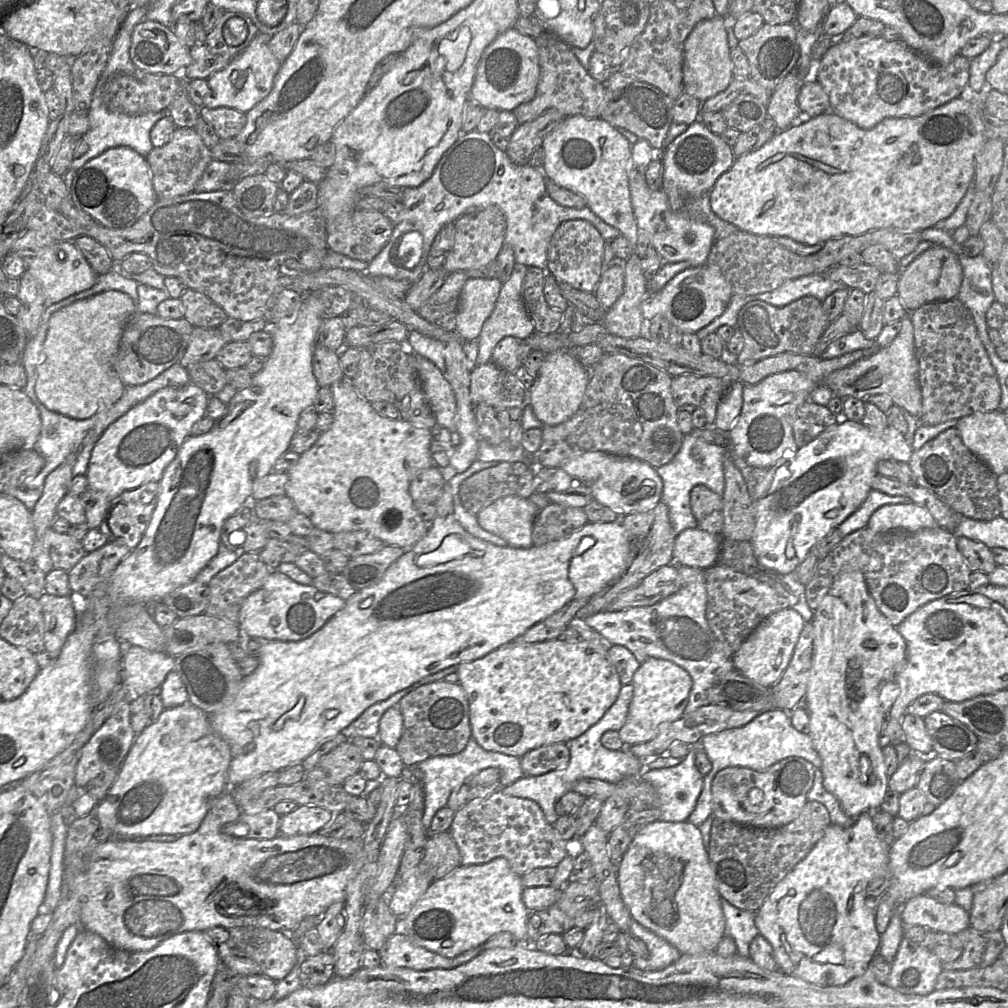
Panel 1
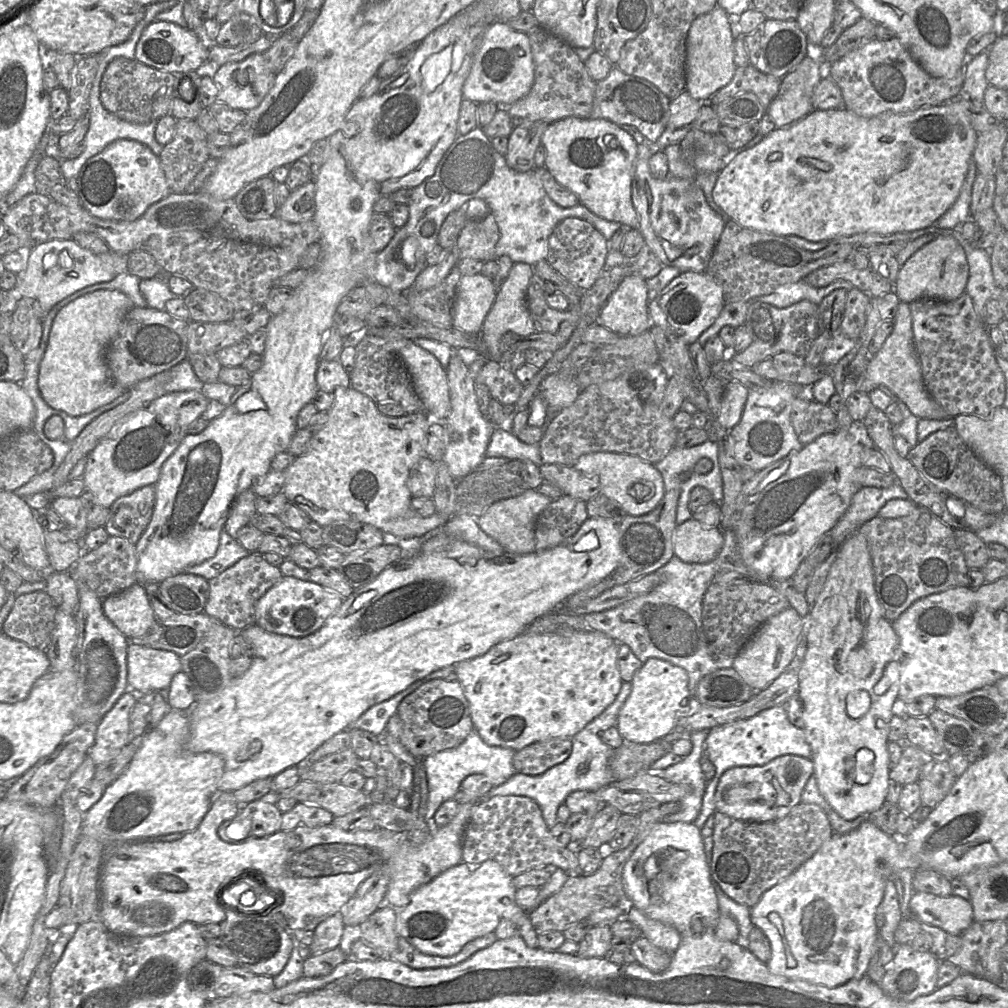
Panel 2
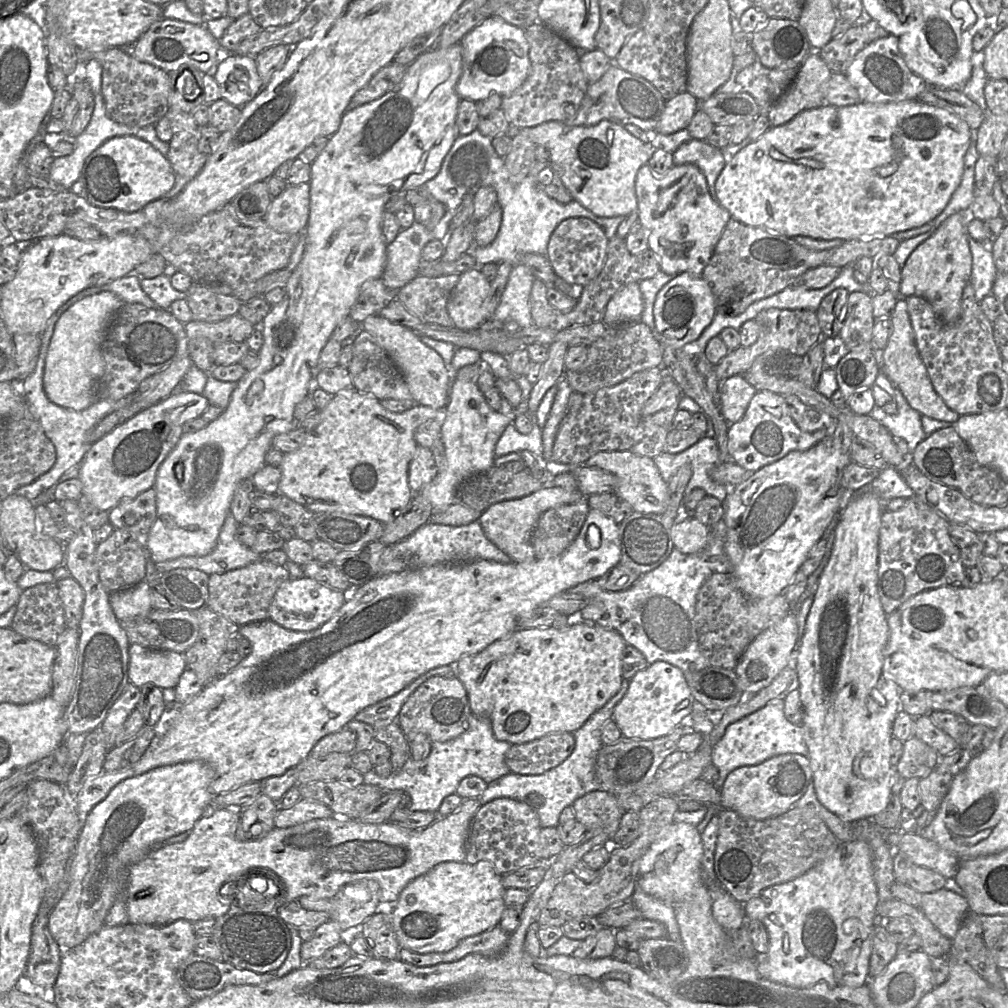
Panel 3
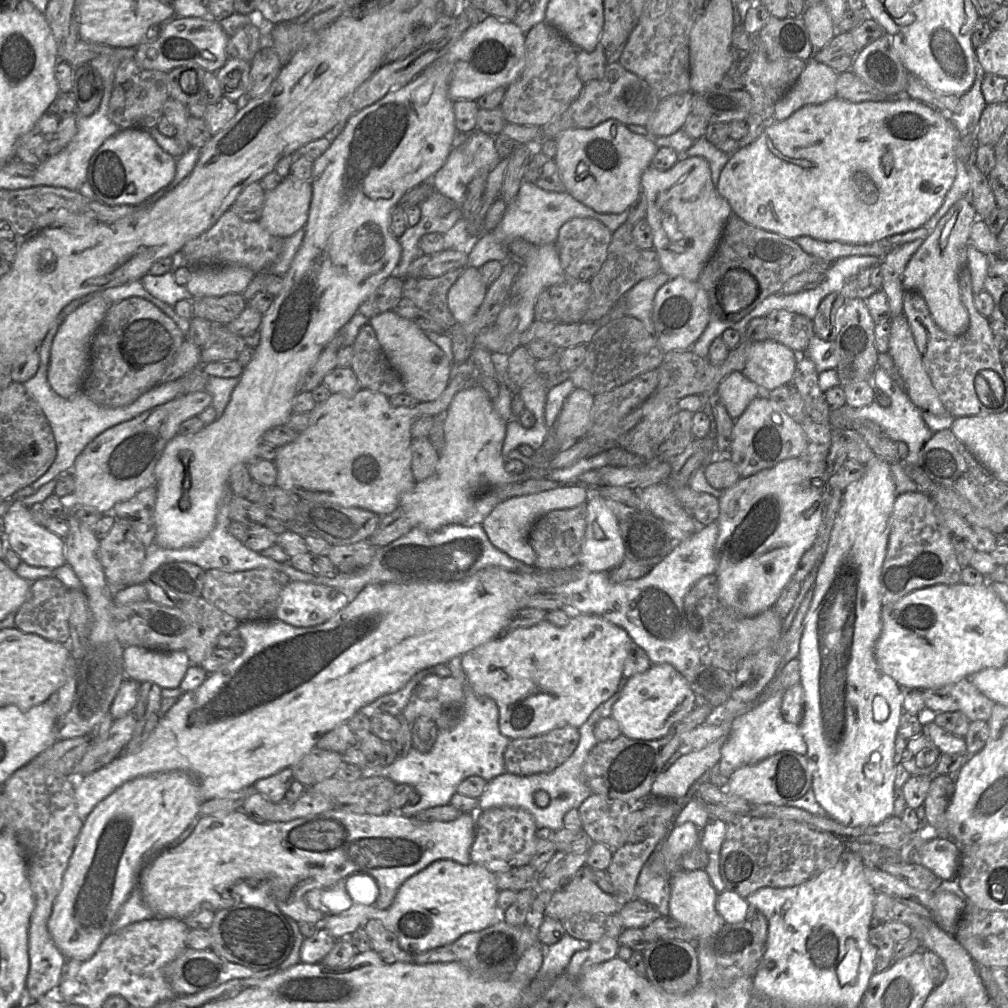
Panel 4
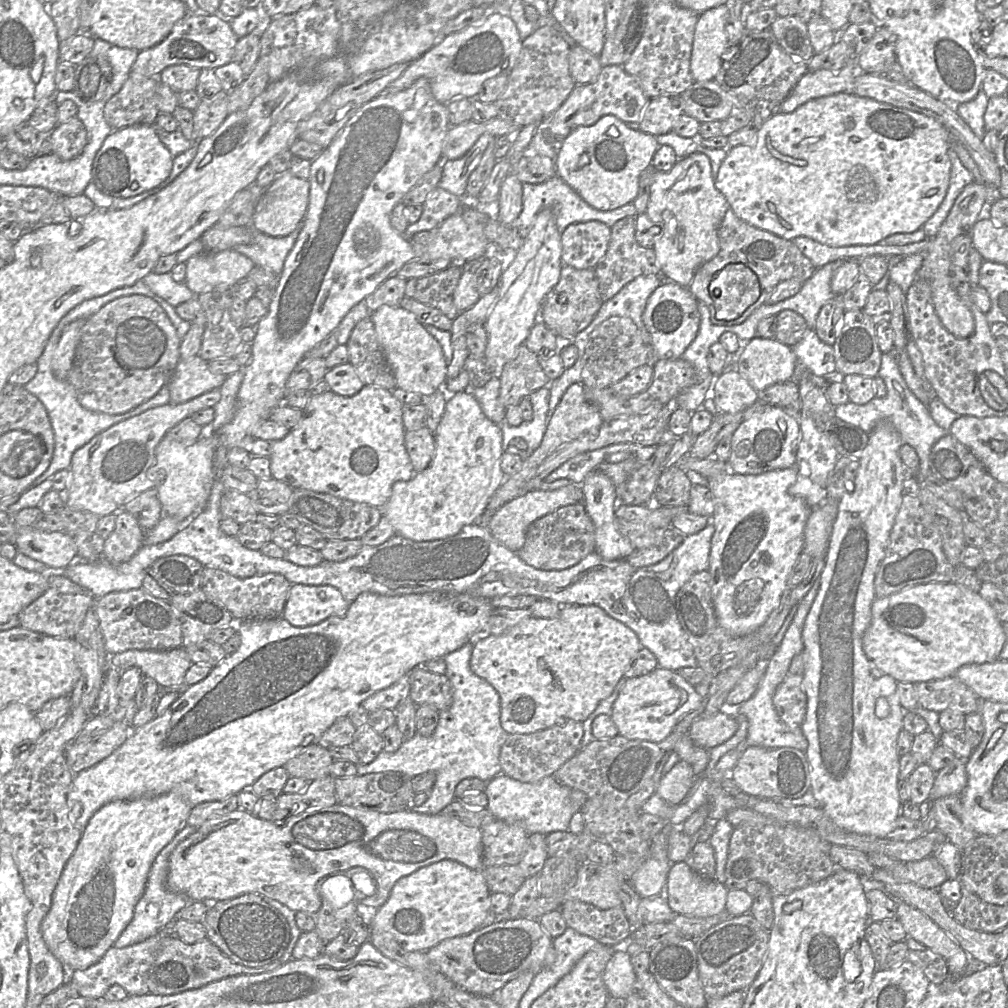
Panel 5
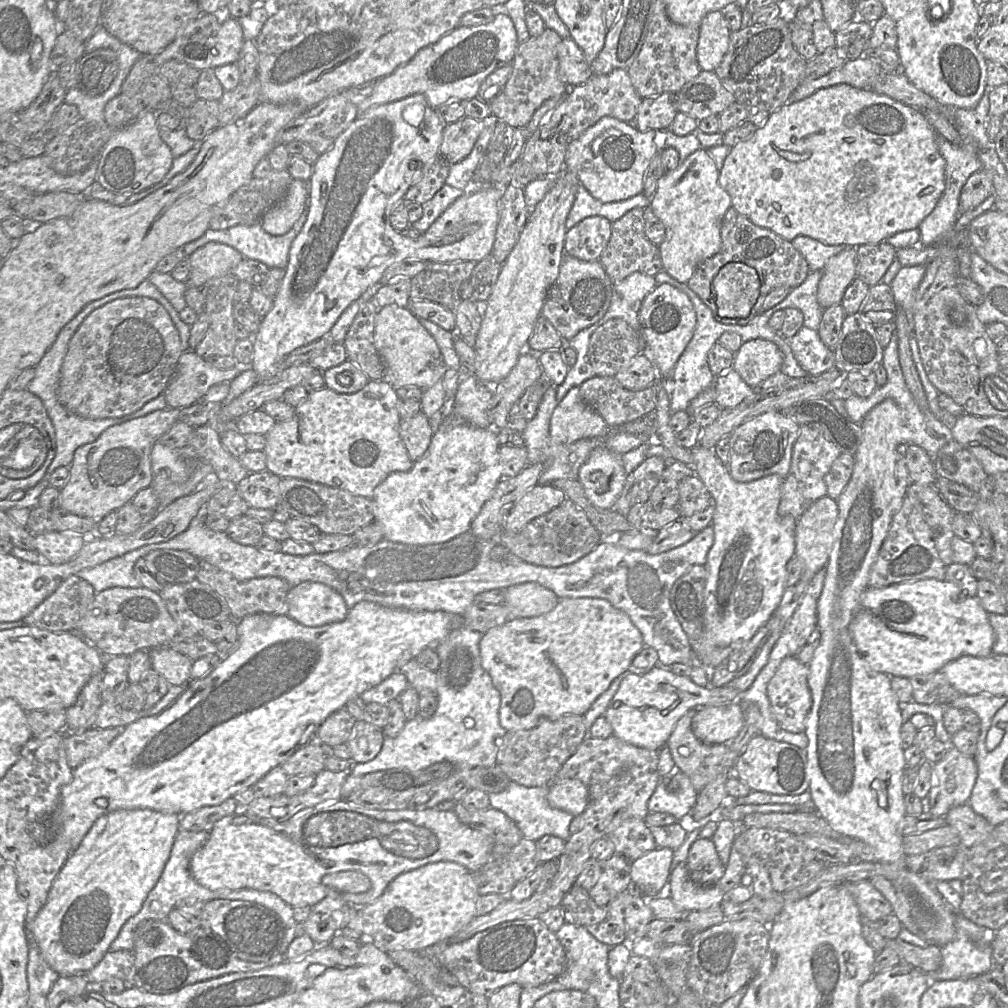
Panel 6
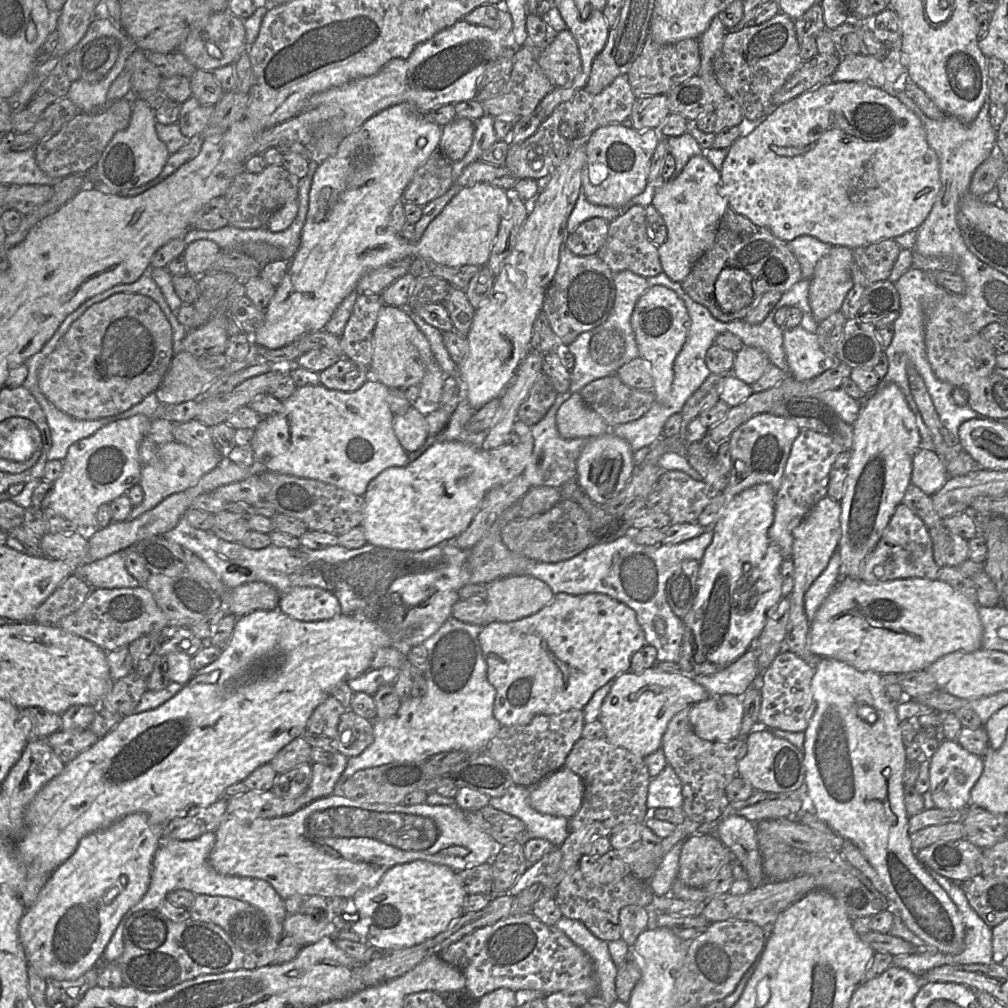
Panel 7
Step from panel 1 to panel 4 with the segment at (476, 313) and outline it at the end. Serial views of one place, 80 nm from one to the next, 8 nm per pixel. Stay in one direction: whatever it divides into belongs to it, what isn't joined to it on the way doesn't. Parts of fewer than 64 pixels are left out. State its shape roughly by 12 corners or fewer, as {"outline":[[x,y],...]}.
{"outline":[[464,268],[447,294],[457,323],[472,319],[487,288],[478,268]]}

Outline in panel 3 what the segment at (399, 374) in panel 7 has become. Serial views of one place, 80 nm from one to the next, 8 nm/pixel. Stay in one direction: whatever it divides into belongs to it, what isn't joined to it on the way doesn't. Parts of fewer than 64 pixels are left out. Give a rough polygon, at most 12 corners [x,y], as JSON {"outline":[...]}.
{"outline":[[379,314],[362,329],[403,374],[416,404],[446,407],[453,374],[410,328]]}

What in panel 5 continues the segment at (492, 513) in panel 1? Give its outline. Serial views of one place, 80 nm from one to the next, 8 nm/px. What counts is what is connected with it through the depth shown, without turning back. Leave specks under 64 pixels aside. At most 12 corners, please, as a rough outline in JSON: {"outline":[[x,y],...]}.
{"outline":[[581,484],[535,489],[498,509],[487,528],[508,549],[523,547],[534,521],[583,502]]}

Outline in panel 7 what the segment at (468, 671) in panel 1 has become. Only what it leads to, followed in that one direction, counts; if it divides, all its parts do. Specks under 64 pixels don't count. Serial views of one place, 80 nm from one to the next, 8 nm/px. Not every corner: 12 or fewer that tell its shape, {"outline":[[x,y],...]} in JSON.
{"outline":[[557,593],[479,642],[494,717],[584,709],[646,645],[636,612]]}

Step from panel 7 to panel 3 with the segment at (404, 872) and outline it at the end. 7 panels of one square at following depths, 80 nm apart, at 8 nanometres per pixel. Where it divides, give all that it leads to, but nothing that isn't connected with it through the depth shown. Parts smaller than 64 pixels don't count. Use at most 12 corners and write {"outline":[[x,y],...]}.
{"outline":[[447,861],[388,909],[400,947],[447,952],[507,908],[489,861]]}

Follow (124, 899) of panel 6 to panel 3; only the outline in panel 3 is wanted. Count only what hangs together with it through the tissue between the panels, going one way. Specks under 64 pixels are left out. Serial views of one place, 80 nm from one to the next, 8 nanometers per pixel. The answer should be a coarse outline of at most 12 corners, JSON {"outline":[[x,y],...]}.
{"outline":[[202,760],[121,781],[83,816],[50,912],[63,950],[104,926],[134,864],[211,807]]}

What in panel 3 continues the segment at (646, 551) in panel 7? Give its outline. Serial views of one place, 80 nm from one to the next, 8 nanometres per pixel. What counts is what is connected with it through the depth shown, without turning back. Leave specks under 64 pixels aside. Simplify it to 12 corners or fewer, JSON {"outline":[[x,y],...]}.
{"outline":[[723,519],[693,554],[674,547],[623,591],[589,580],[564,592],[578,617],[618,632],[648,664],[710,666],[697,594],[732,573]]}

